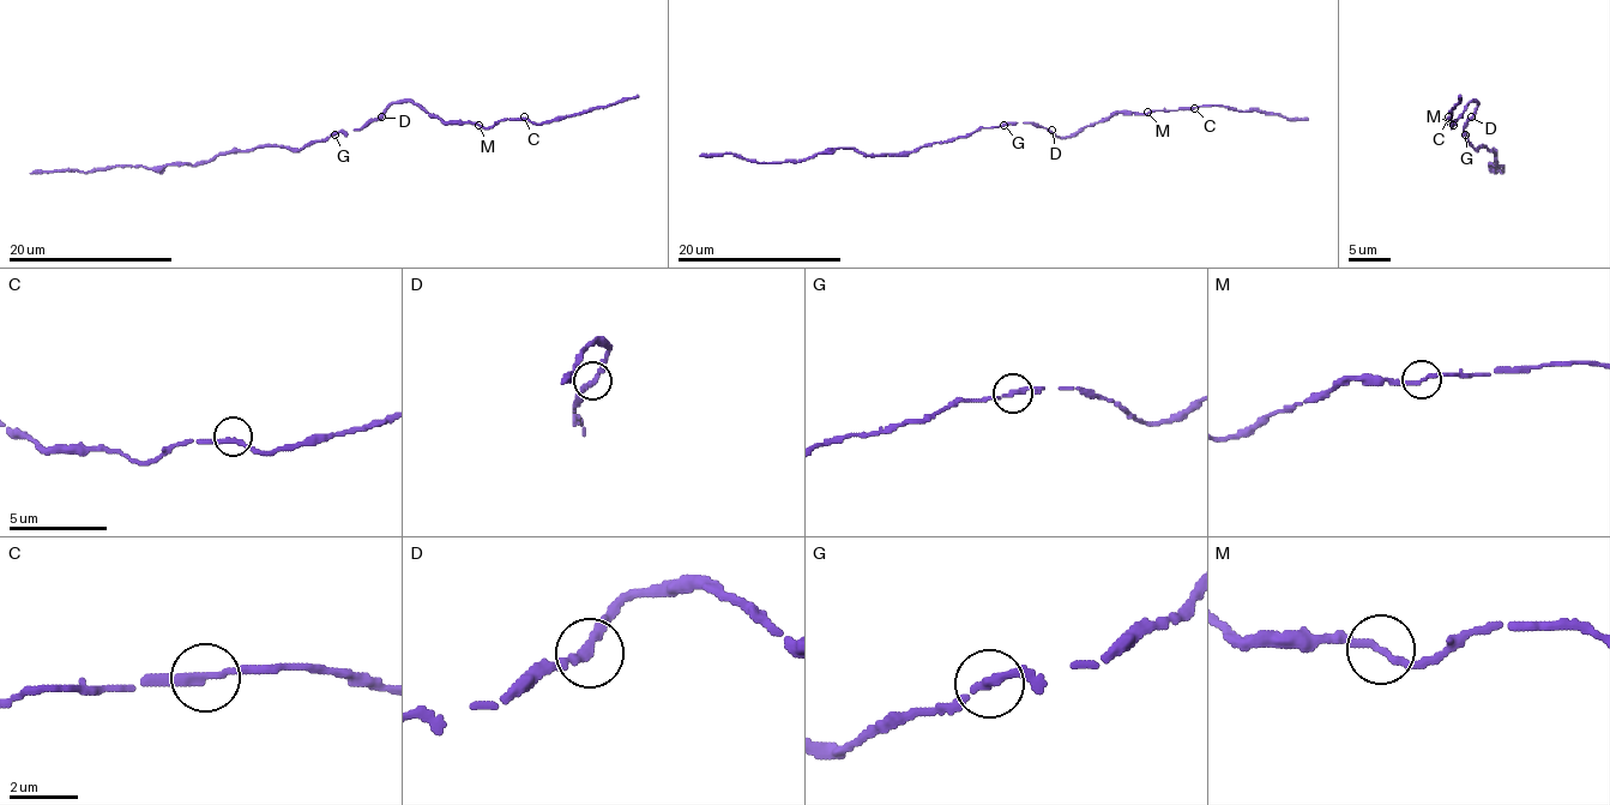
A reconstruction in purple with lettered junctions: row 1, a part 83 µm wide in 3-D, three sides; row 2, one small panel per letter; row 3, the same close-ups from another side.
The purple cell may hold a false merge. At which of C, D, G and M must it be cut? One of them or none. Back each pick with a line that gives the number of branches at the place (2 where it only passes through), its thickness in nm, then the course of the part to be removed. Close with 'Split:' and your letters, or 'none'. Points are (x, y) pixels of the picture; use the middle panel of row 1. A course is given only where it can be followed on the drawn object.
Split: none

